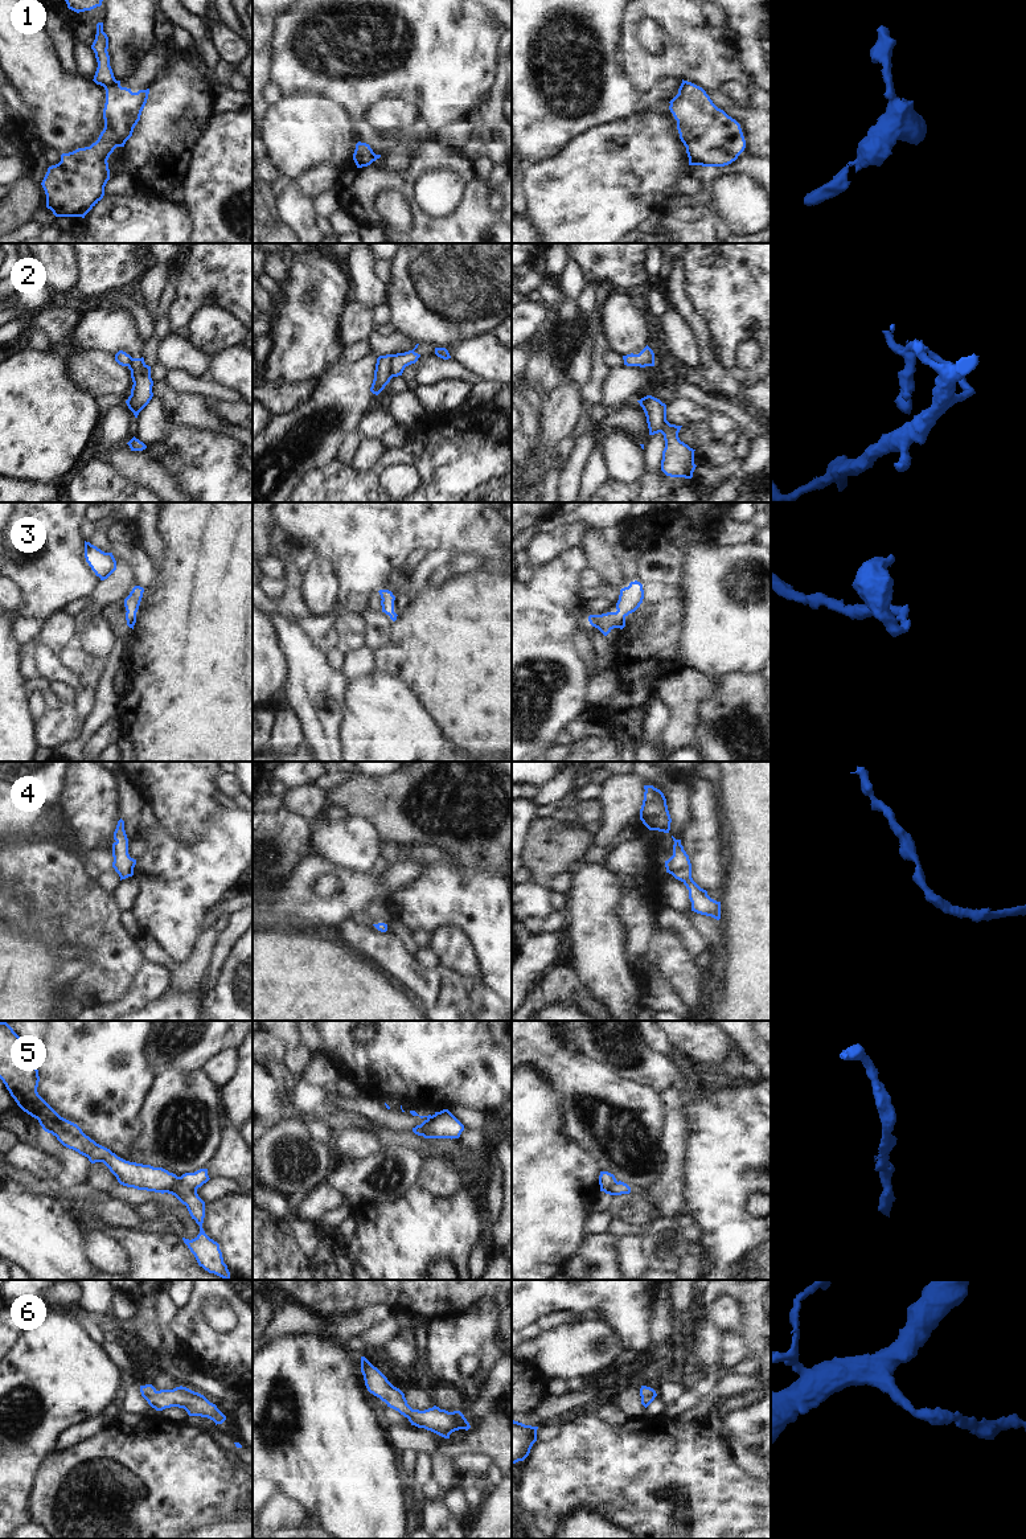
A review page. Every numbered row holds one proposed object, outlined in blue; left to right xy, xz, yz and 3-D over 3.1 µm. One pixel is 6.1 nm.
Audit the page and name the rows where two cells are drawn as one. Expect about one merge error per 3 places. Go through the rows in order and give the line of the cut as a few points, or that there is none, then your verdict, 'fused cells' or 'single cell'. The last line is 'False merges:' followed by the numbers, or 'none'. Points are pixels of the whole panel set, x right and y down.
1: xy (115, 79), (105, 87) | fused cells
2: xz (395, 355), (388, 369), (392, 377) | fused cells
3: no cut | single cell
4: no cut | single cell
5: xy (179, 1177), (179, 1181), (168, 1193) | fused cells
6: no cut | single cell
False merges: 1, 2, 5

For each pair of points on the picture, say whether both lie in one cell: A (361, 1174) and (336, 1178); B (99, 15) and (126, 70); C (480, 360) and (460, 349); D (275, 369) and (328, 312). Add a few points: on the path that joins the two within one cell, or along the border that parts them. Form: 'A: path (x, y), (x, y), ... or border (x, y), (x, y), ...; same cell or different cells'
A: path (355, 1178), (343, 1178); same cell
B: border (109, 13), (102, 21); different cells
C: path (475, 355), (466, 352); same cell
D: path (290, 355), (314, 327); same cell

